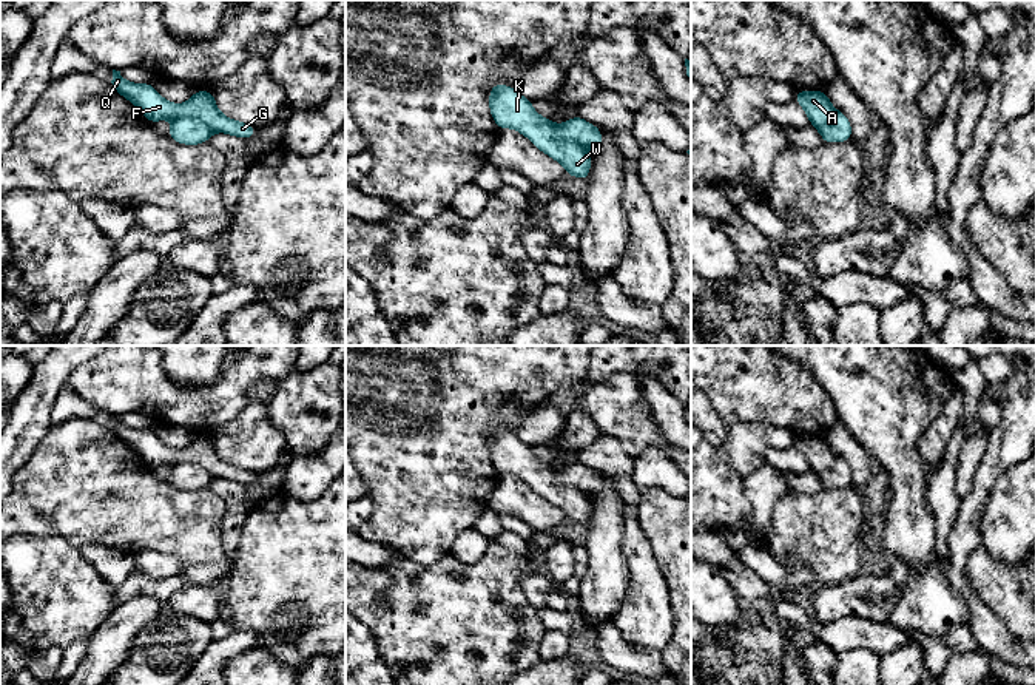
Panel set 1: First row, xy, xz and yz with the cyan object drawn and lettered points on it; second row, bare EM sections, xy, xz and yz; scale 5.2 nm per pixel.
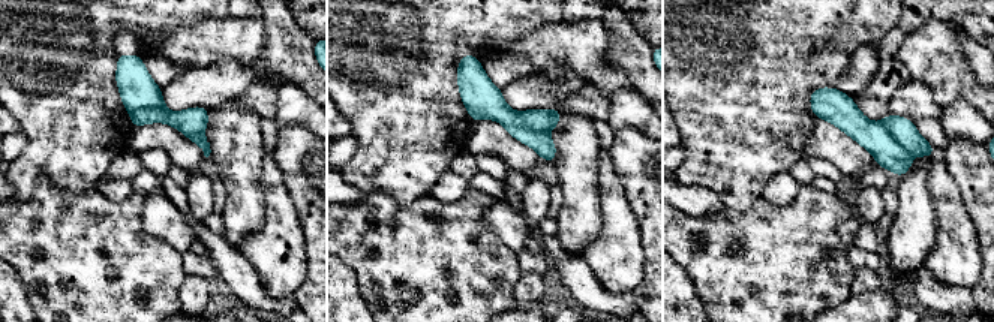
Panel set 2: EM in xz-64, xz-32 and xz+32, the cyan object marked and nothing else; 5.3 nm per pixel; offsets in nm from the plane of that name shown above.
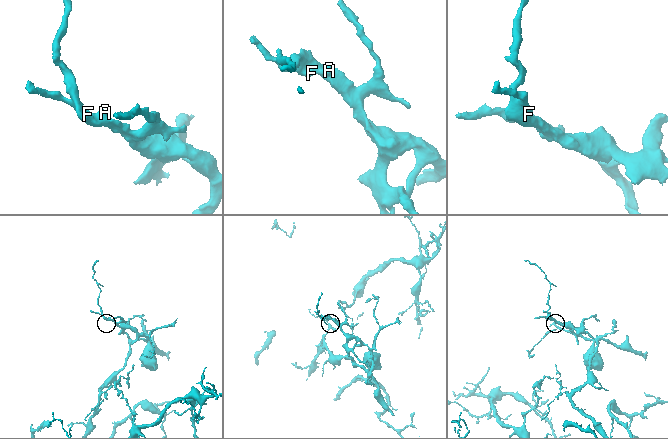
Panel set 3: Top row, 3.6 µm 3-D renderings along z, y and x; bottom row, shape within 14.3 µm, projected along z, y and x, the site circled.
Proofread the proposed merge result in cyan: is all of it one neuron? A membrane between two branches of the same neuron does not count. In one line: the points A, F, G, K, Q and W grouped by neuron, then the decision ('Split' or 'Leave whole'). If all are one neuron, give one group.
Groups: A F G Q / K W. Split

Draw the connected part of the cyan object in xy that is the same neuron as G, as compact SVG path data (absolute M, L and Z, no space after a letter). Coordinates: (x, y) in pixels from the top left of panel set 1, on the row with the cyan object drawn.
M113 69L113 86L119 96L128 99L151 123L162 119L194 117L214 131L236 136L239 139L256 137L256 128L225 117L216 106L213 91L194 91L191 99L182 105L165 100L151 83L131 83Z

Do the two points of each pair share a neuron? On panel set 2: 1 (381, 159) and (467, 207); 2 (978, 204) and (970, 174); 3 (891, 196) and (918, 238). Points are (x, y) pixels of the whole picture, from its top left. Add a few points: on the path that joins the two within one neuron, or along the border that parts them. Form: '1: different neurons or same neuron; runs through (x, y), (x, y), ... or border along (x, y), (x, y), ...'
1: different neurons; border along (429, 192), (405, 204), (395, 199)
2: same neuron; runs through (978, 196), (978, 181)
3: different neurons; border along (897, 190), (898, 207), (892, 217)

